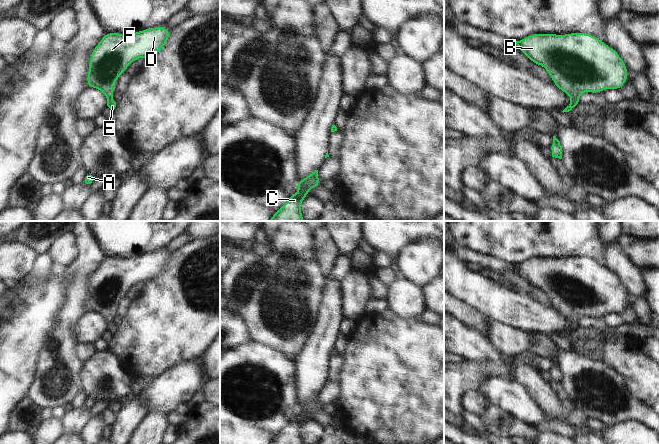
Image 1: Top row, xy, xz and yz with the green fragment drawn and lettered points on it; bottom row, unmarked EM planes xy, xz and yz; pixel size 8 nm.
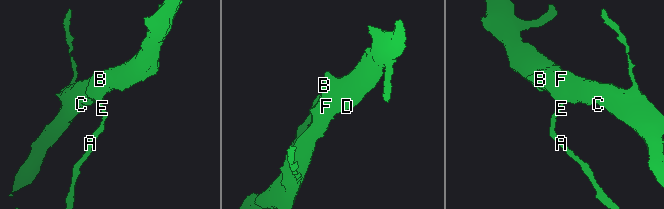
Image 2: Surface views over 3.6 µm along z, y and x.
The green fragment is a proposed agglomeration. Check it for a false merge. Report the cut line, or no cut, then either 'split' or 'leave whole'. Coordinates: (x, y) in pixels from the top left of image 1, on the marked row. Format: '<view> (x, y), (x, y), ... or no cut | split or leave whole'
no cut | leave whole

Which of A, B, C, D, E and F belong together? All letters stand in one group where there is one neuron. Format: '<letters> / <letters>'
A B C D E F

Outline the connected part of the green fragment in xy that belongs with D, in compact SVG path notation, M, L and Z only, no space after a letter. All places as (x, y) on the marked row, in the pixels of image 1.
M161 25L128 35L106 32L101 41L91 52L89 72L87 74L87 86L99 89L107 97L107 106L113 112L116 107L116 102L112 98L114 94L112 86L116 84L118 77L138 58L146 59L156 55L168 42L170 32L171 30L163 28Z

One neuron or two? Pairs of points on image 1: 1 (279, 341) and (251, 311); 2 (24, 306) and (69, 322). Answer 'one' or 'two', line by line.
1: one
2: two

